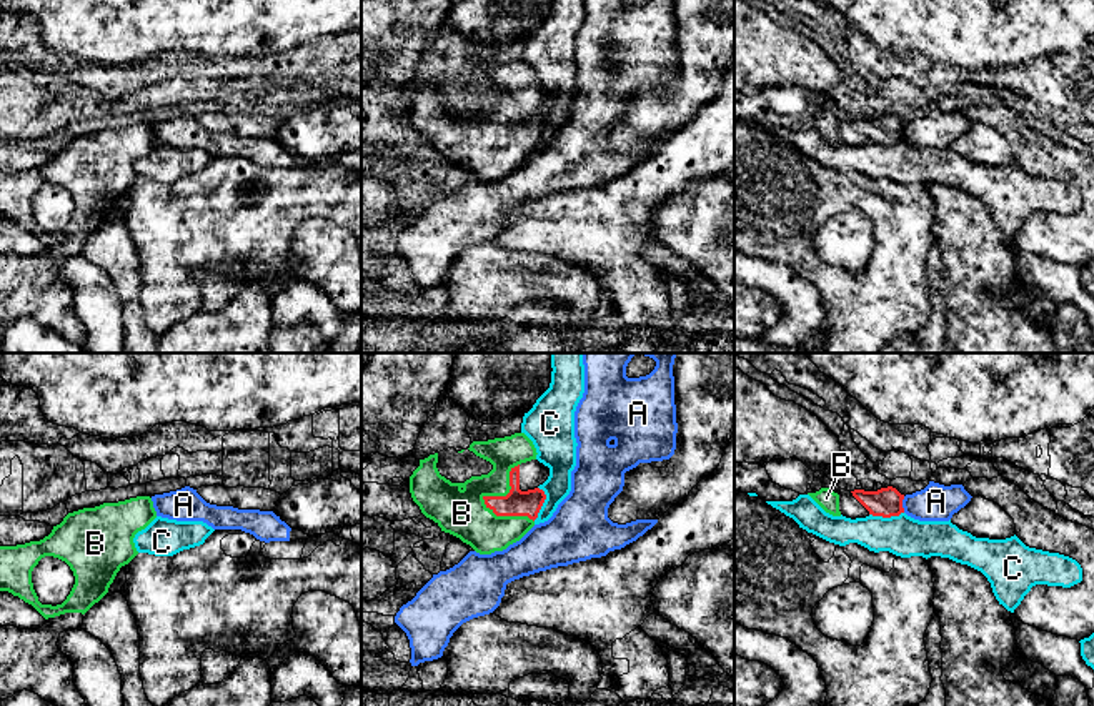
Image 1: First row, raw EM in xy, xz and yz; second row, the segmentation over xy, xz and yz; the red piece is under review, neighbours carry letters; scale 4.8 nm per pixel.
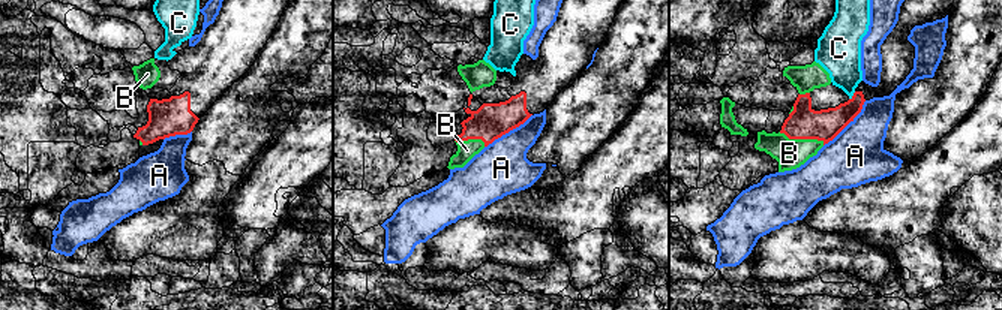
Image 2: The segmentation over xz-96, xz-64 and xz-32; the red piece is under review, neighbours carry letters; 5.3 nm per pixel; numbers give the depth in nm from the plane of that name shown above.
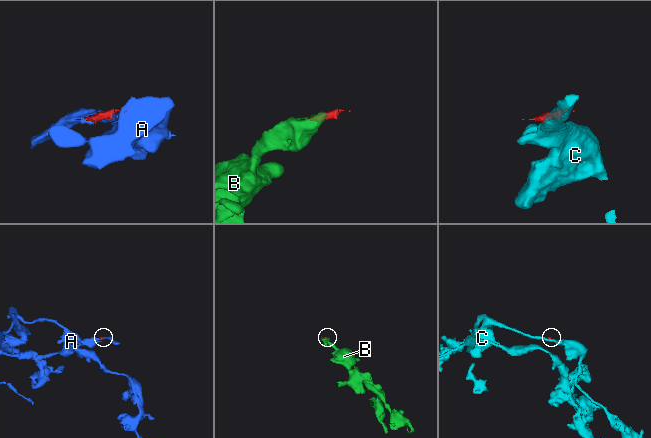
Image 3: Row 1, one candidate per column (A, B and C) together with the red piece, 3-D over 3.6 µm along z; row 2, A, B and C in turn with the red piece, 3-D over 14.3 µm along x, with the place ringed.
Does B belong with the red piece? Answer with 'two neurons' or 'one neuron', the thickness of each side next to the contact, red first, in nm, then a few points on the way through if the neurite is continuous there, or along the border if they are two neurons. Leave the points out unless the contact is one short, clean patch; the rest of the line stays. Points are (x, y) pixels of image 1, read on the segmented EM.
one neuron; calibres 130 and 220 nm

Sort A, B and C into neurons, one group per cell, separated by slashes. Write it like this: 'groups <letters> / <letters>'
groups A / B / C

